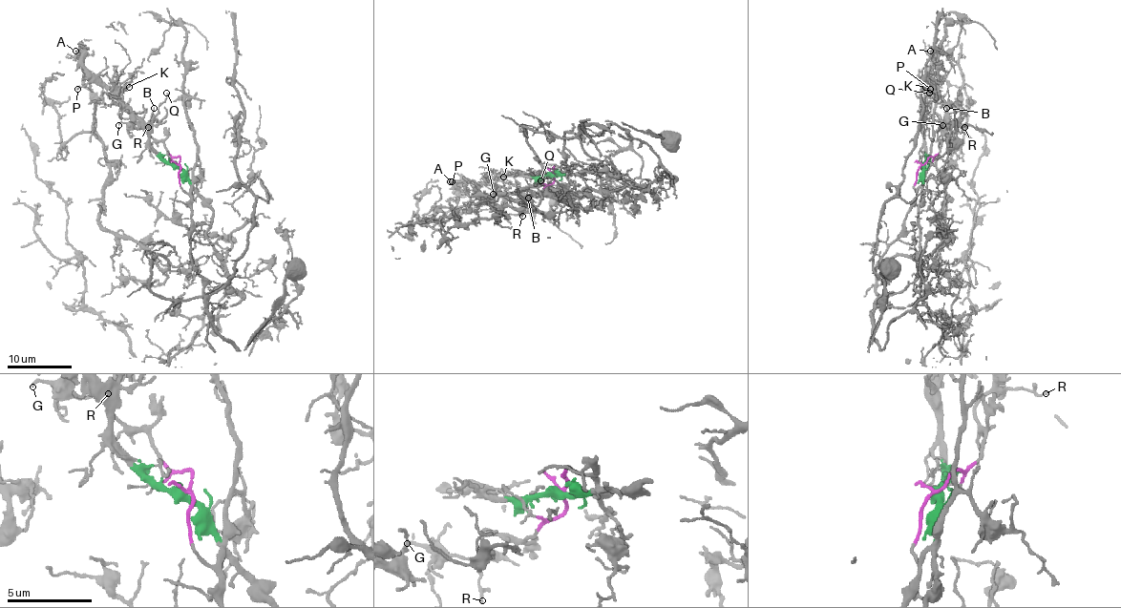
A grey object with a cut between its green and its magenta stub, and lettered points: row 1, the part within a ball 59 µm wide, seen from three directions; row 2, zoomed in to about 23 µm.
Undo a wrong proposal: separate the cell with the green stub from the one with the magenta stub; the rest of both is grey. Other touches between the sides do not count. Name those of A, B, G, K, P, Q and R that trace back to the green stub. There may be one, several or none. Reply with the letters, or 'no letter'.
A, K, P, Q

